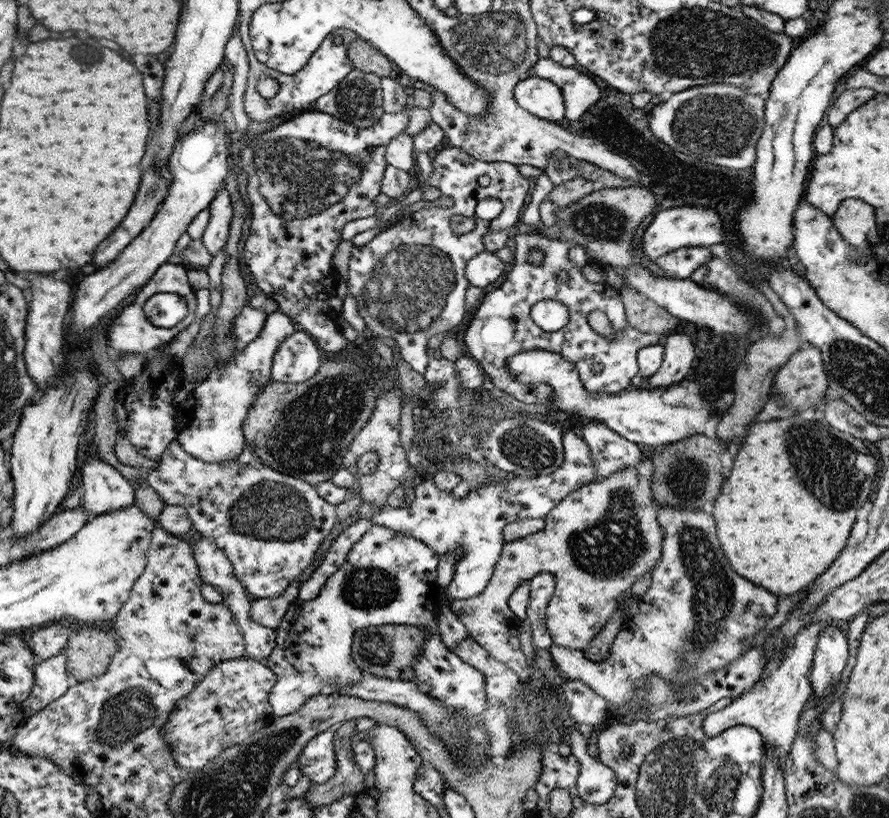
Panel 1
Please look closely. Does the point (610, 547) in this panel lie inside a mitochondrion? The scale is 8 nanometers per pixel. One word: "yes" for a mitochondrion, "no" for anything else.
yes

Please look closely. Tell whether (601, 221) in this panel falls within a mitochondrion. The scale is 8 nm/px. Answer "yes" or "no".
yes

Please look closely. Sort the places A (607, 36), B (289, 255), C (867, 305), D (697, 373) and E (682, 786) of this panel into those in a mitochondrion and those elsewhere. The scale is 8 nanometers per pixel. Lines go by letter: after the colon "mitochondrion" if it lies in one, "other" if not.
A: other
B: other
C: other
D: other
E: mitochondrion

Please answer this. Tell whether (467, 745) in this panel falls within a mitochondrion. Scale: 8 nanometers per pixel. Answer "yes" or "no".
yes

